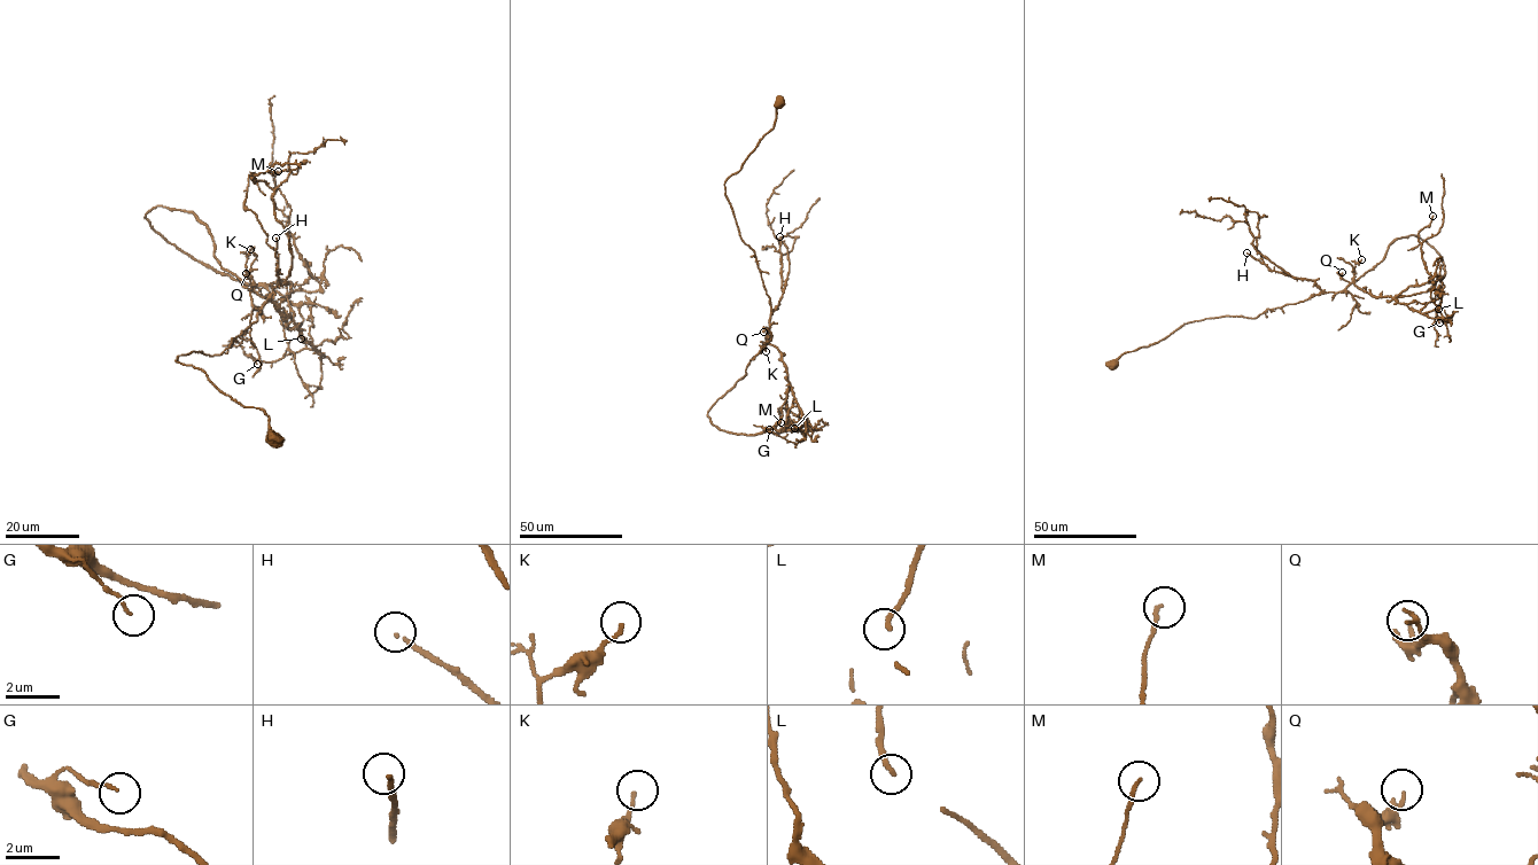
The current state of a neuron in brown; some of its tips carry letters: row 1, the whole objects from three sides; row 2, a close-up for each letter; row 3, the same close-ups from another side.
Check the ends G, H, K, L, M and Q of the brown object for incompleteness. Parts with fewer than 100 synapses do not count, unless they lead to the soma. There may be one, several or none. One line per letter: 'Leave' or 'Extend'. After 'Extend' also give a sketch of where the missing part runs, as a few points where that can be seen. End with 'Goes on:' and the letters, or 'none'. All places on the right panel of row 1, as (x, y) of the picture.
G: Leave
H: Extend. Course of what is missing: (1247, 252), (1218, 250), (1198, 240), (1168, 207), (1159, 188), (1152, 186)
K: Leave
L: Leave
M: Leave
Q: Leave
Goes on: H

